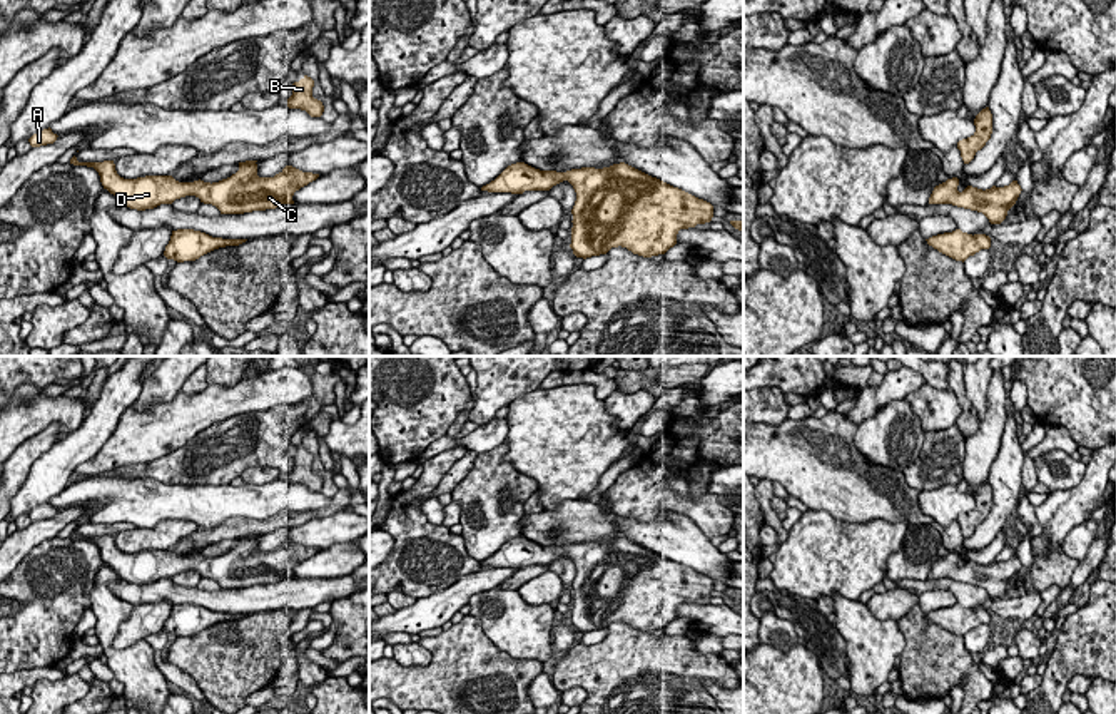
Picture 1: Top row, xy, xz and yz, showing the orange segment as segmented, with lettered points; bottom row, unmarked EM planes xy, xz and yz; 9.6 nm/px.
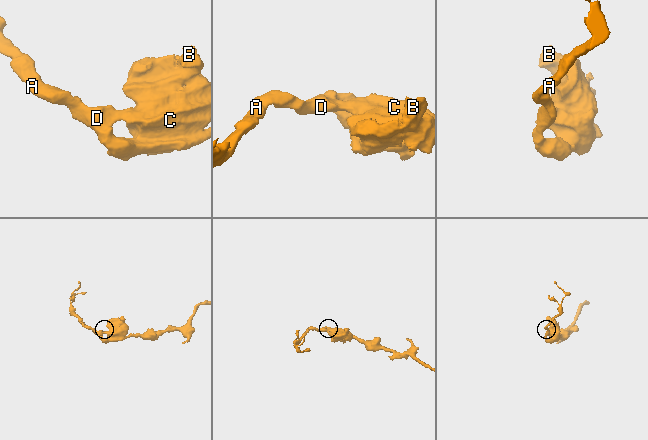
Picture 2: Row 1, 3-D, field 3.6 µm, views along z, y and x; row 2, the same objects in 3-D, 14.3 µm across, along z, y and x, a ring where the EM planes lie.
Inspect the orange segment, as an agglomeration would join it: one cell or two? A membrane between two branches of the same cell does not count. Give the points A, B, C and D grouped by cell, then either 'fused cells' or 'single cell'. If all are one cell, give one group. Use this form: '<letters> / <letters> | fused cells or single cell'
A B C D | single cell

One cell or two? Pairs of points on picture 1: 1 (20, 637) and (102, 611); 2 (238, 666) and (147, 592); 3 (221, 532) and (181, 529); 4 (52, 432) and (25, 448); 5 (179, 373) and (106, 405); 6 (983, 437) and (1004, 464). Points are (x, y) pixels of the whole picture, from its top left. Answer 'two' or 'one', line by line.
1: two
2: two
3: two
4: one
5: two
6: two

